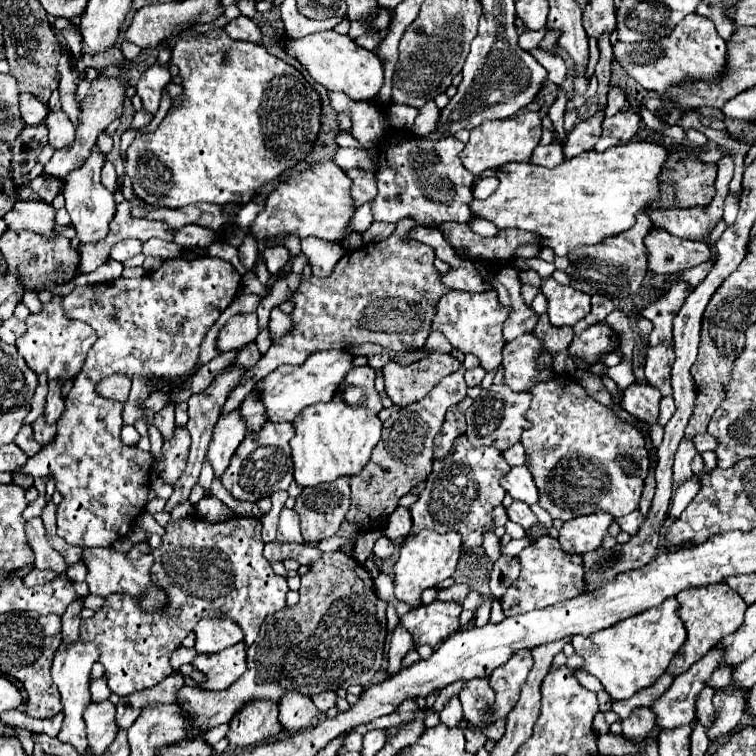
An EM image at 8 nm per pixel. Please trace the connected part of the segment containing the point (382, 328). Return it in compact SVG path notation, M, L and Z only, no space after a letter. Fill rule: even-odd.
M403 217L387 239L367 247L367 251L347 251L331 275L303 277L297 291L289 297L295 303L290 314L295 325L293 333L275 341L259 363L243 373L239 385L243 387L247 381L257 383L283 363L299 365L321 349L361 343L379 343L393 351L423 347L435 305L449 289L439 281L439 271L433 267L433 247L407 237L415 227L411 217Z

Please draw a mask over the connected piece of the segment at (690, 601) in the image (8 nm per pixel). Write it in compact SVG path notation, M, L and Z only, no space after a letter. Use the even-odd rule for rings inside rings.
M725 583L707 585L703 589L687 589L687 591L677 595L677 601L679 601L679 611L677 613L681 617L681 621L685 623L687 641L683 643L679 653L675 653L675 657L671 659L671 665L669 665L667 671L671 671L673 675L685 673L689 669L689 665L699 661L723 637L727 637L735 629L739 629L739 625L743 623L743 615L745 615L747 607L749 607L743 601L743 597L739 597L739 593L735 593L735 589L731 589Z

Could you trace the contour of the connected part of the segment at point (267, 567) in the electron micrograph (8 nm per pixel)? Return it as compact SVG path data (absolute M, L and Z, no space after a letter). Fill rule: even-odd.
M231 517L223 523L205 523L201 519L183 519L171 521L163 537L161 547L153 551L155 565L151 569L155 581L167 591L169 605L163 613L141 613L133 597L111 595L105 599L103 609L99 609L91 619L81 621L79 639L95 643L99 647L99 663L105 667L105 677L109 689L123 697L141 689L157 685L173 669L169 657L177 651L183 639L195 629L201 619L209 617L229 617L245 633L245 643L253 645L261 623L267 615L285 607L285 595L289 591L287 579L273 573L271 563L263 557L263 539L261 539L261 521L255 517Z

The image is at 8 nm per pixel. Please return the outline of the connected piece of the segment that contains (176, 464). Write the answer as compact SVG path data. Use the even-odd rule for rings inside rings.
M175 427L173 439L171 439L171 441L165 439L163 451L161 451L161 455L155 459L155 463L153 463L153 467L163 465L161 479L163 479L165 483L175 485L177 479L181 477L181 473L185 471L189 445L191 445L191 437L189 437L189 433L187 433L185 427Z

